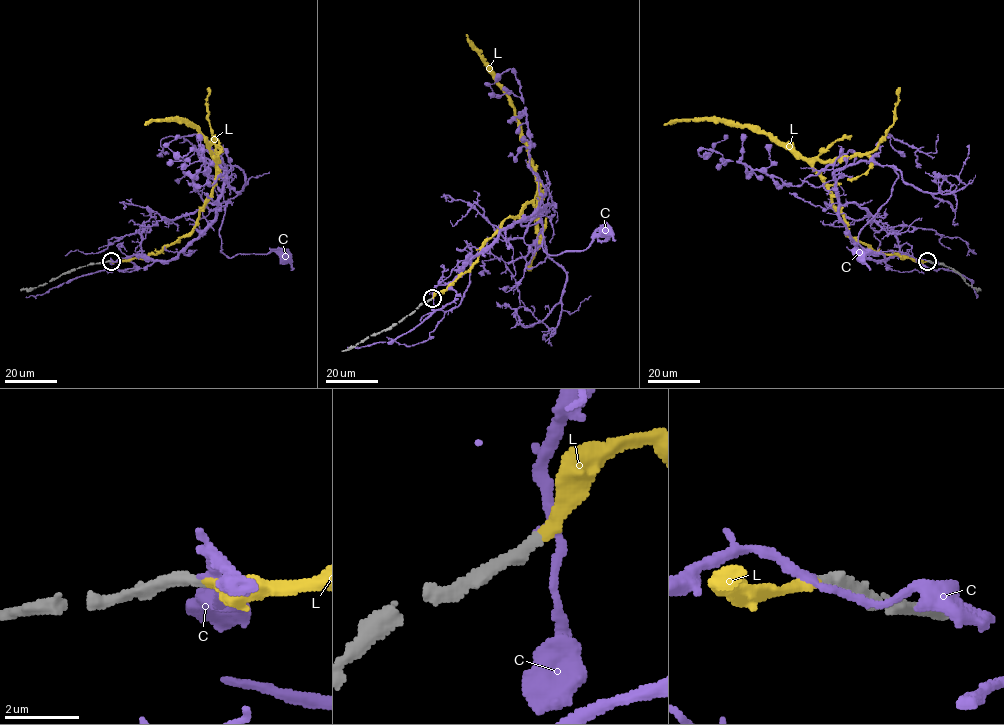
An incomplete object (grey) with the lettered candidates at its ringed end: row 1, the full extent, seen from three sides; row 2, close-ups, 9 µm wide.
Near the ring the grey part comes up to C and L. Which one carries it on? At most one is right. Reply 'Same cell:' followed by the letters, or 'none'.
Same cell: L

